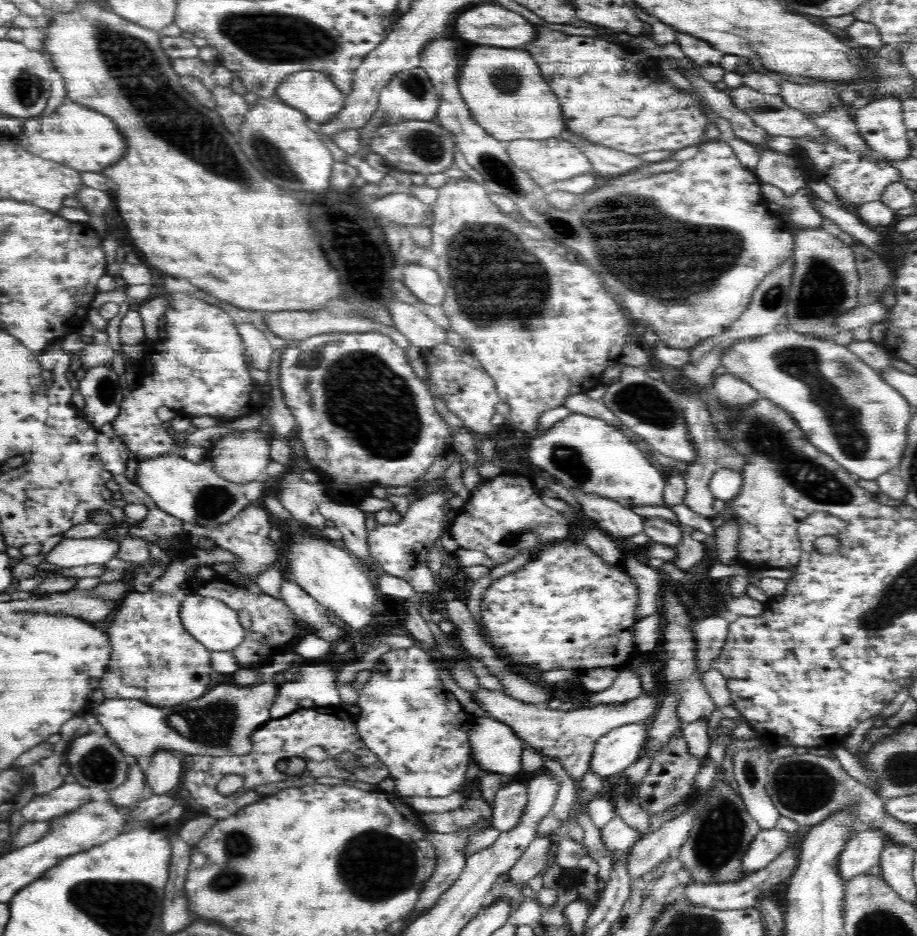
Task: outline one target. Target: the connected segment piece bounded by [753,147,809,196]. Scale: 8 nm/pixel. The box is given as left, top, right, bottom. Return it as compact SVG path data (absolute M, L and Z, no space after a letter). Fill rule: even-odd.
M761 148L757 168L753 171L762 184L781 188L788 196L805 187L809 178L802 171L798 160L769 148Z

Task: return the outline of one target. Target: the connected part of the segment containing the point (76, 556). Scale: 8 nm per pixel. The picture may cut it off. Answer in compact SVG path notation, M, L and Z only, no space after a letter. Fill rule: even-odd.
M105 535L82 539L63 538L45 554L44 562L61 570L87 564L105 564L115 558L118 549L118 539L108 540Z

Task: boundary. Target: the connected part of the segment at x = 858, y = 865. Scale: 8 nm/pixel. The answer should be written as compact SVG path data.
M858 829L838 858L838 871L844 884L853 876L861 875L880 864L880 854L889 841L886 833L878 829Z

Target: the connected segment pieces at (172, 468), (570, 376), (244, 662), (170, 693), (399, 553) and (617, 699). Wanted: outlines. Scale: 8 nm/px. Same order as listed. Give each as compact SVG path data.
M172 452L138 462L135 483L147 494L156 506L169 515L185 523L194 523L202 527L224 526L229 520L264 496L260 489L266 489L266 477L255 484L234 484L216 474L208 458L203 463L188 461L183 454Z
M471 178L449 179L442 188L437 188L437 192L438 199L429 209L434 213L432 251L438 257L436 271L446 288L441 306L450 320L452 336L460 334L460 338L455 339L472 348L473 355L494 379L500 402L506 402L510 407L506 423L534 435L538 432L538 418L546 410L563 405L571 394L587 393L594 386L602 385L604 370L619 364L622 350L633 335L632 321L617 303L617 298L604 290L600 276L582 262L568 262L568 268L562 270L564 274L570 274L570 280L560 280L560 284L530 284L556 282L556 274L546 274L552 272L546 270L552 266L544 264L550 264L550 260L560 262L560 256L540 240L512 238L514 232L514 236L518 236L518 230L510 228L514 226L512 216L506 216L490 201L490 192L483 184L475 183Z
M195 567L187 573L187 579L184 582L191 586L194 593L206 598L222 600L224 604L227 604L237 613L246 612L250 616L252 625L246 638L244 638L244 642L231 651L241 668L262 668L264 662L270 656L282 654L286 650L294 651L296 649L294 645L311 634L311 630L309 630L311 627L299 621L295 614L292 613L292 609L288 608L288 605L282 599L275 598L264 591L262 591L262 594L246 591L246 589L232 584L232 581L228 577L224 577L224 575L219 576L217 574L210 580L204 580L204 578L196 575Z
M133 590L126 593L115 608L110 618L104 622L106 635L112 647L112 657L108 661L106 672L100 678L100 691L106 698L142 700L154 706L174 706L186 703L186 700L200 698L208 692L210 674L214 674L211 667L211 652L204 644L198 643L184 626L180 619L181 596L166 595L154 591L138 592Z
M444 482L442 489L439 489L438 492L411 500L408 509L406 510L406 514L401 516L401 521L397 524L370 524L367 534L367 543L369 544L370 554L380 566L381 572L392 574L392 576L396 576L411 583L412 588L417 593L434 592L438 590L436 581L434 581L434 574L432 573L430 566L428 566L428 560L426 558L428 558L430 550L434 548L436 540L449 530L448 515L444 512L444 504L446 504L446 499L450 498L451 495L452 492L445 487Z
M633 668L624 669L614 684L607 690L593 693L588 700L588 705L600 706L600 704L628 704L643 696L640 676Z

